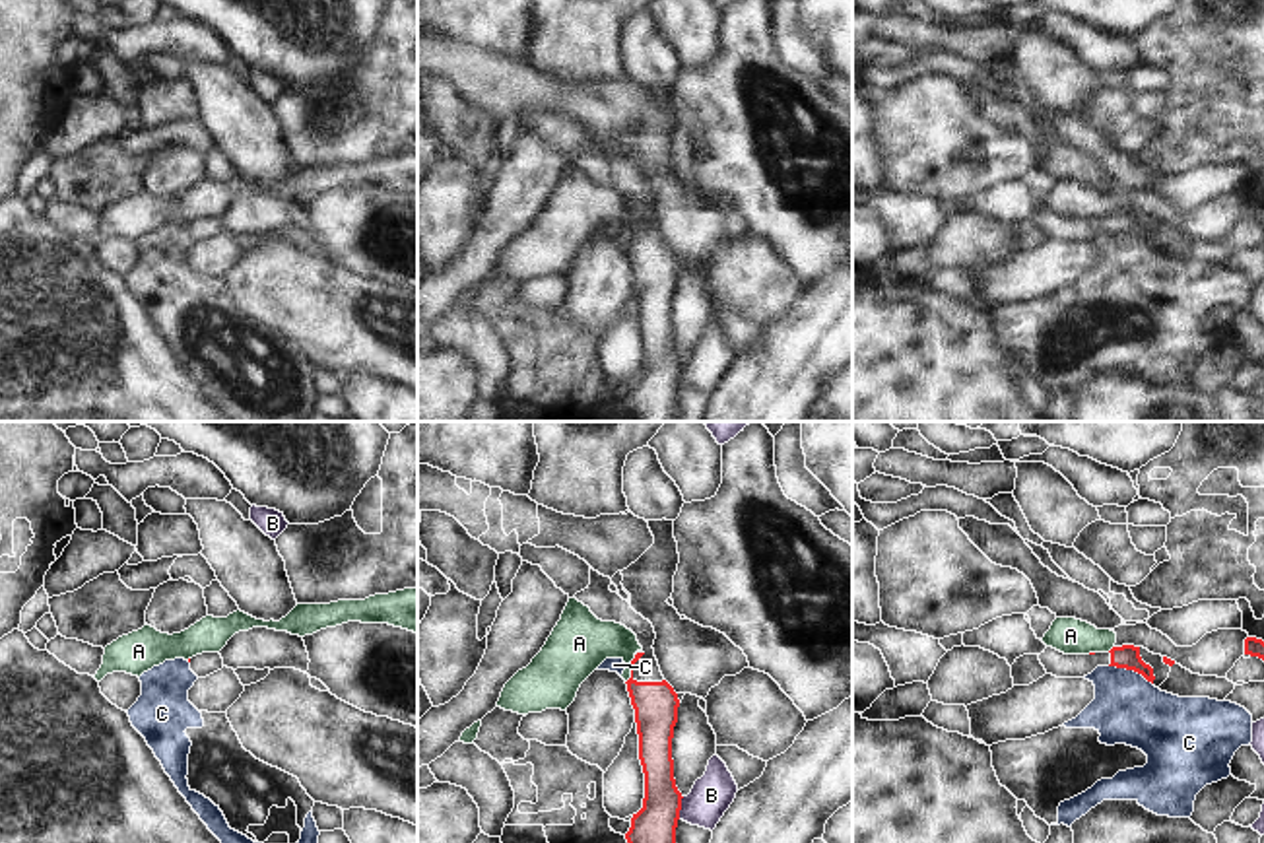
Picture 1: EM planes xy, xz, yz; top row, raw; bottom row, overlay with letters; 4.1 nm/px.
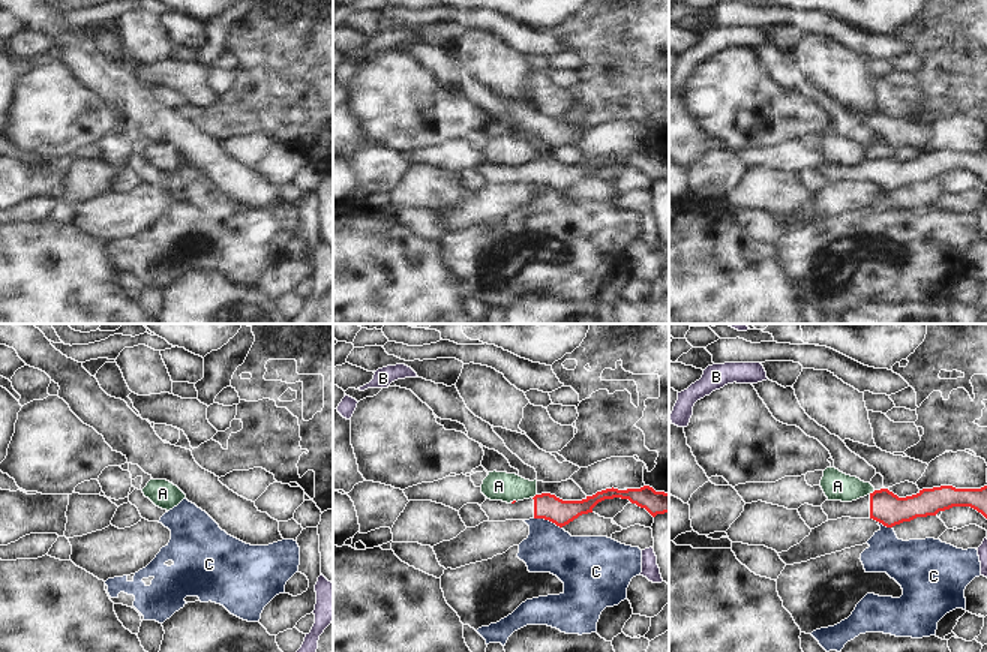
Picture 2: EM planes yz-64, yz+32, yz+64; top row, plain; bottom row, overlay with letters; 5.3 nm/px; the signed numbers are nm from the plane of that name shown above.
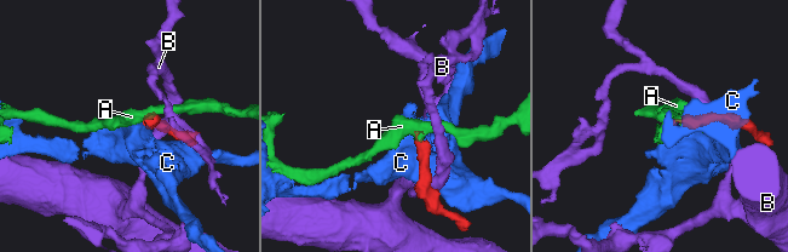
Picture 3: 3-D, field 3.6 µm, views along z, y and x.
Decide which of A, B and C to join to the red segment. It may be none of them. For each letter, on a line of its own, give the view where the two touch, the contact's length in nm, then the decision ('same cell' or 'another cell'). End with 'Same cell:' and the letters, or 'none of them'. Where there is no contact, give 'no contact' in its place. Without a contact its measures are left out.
A: xz | 130 nm | another cell
B: xz | 100 nm | another cell
C: yz | 200 nm | another cell
Same cell: none of them

